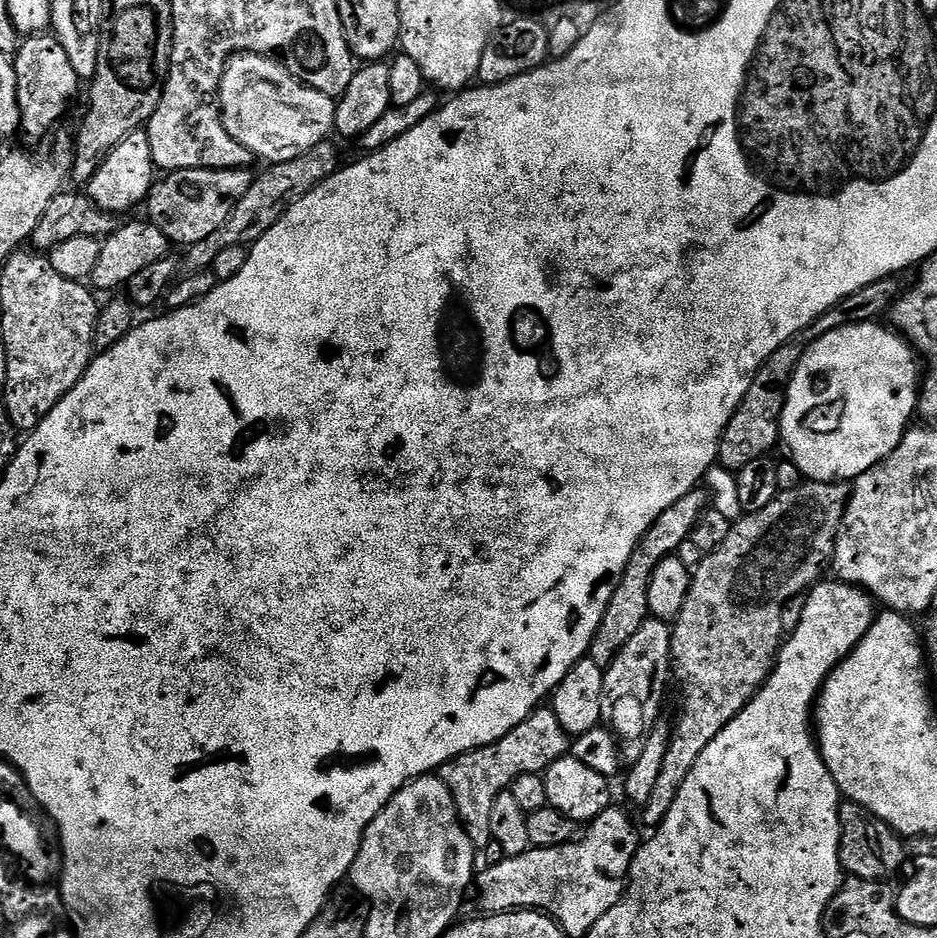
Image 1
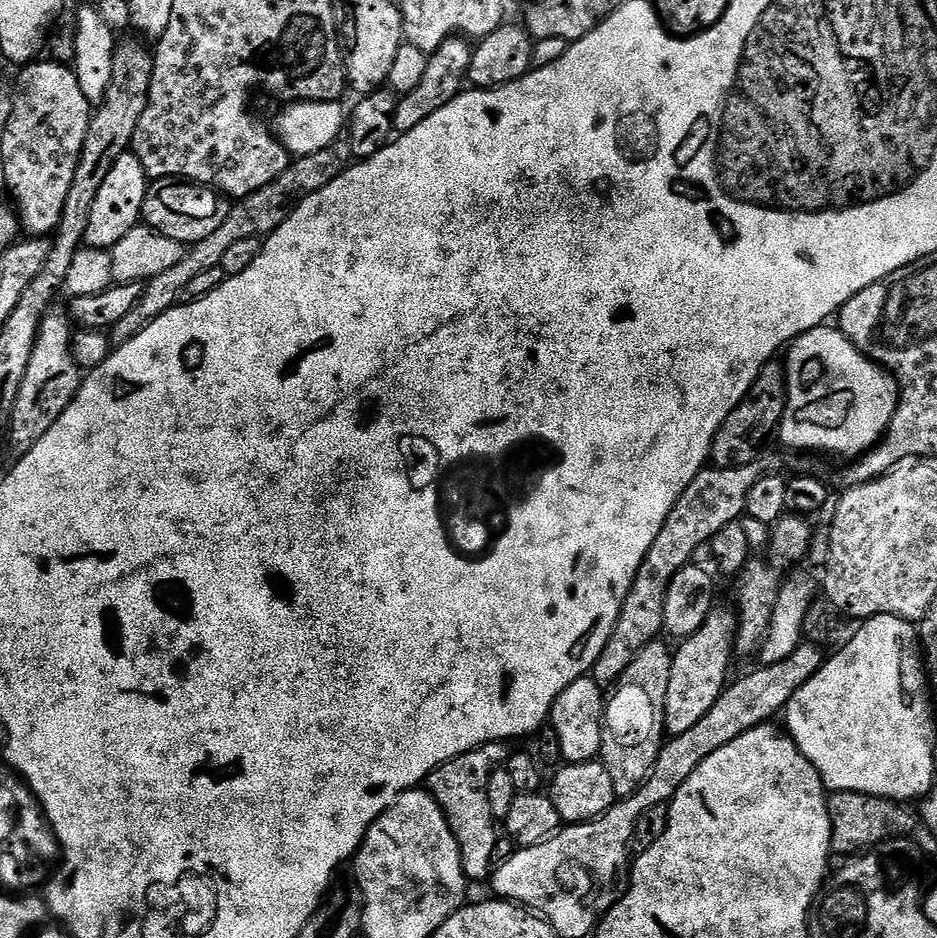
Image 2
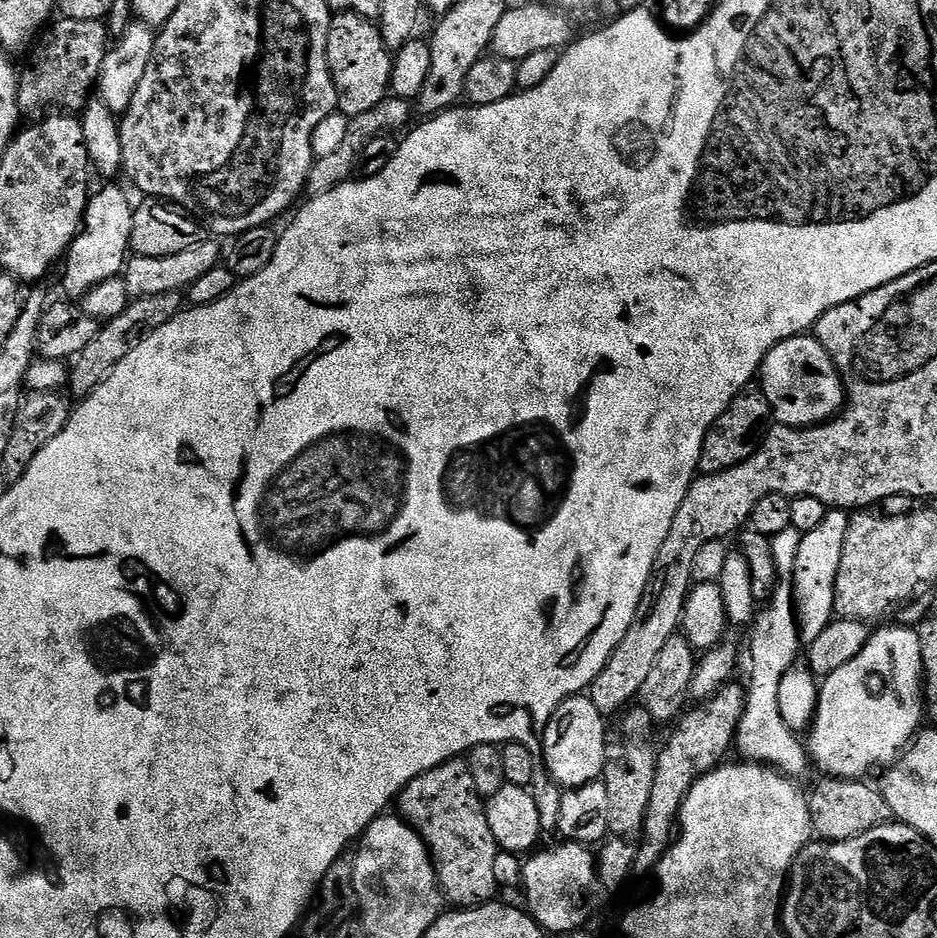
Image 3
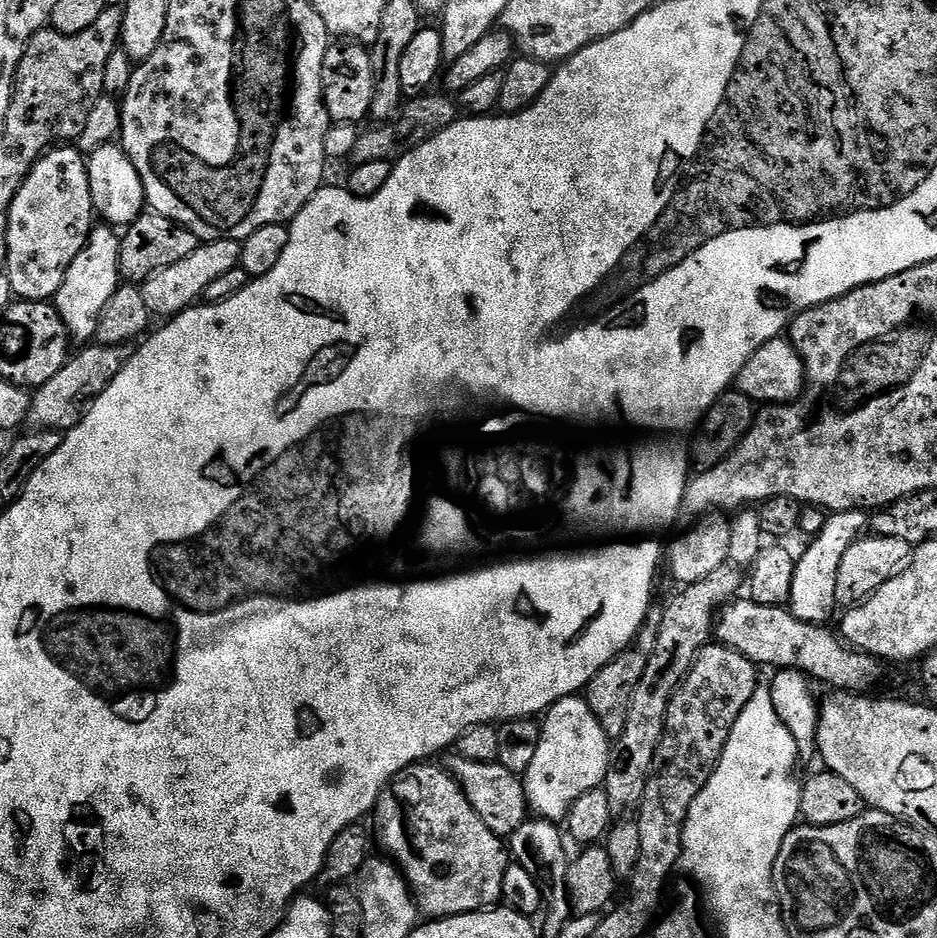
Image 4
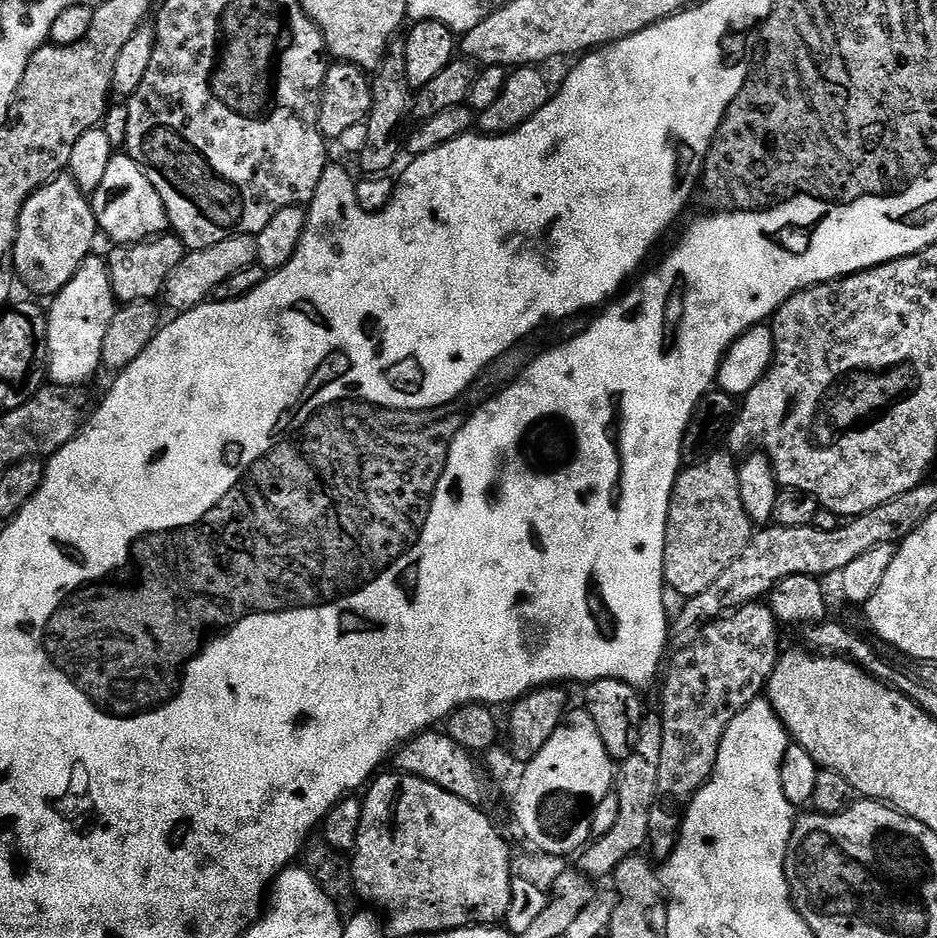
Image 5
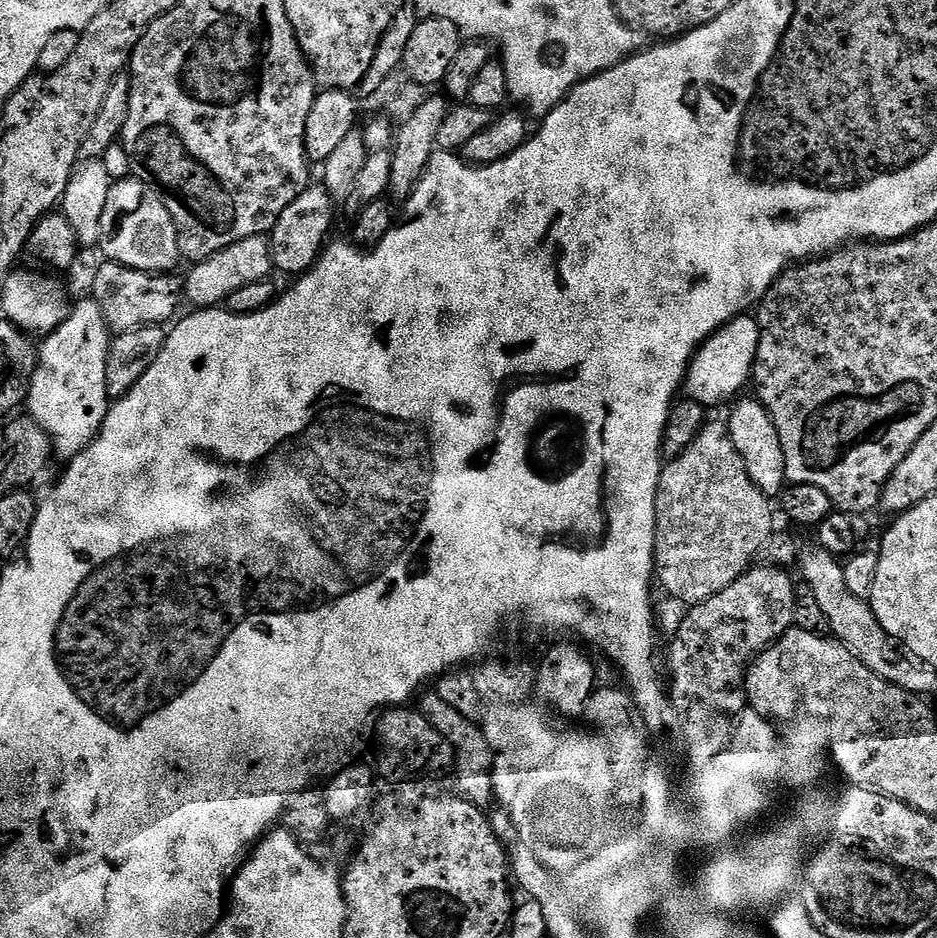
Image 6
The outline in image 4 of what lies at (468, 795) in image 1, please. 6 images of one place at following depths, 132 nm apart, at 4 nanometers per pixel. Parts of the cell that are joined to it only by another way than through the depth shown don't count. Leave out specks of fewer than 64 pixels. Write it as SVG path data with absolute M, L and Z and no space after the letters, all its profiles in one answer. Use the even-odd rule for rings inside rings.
M421 762L411 764L406 770L402 770L396 777L384 787L384 792L380 796L380 801L374 809L374 817L376 816L376 832L374 828L374 836L380 839L380 844L385 848L387 855L391 857L397 868L404 874L404 879L408 881L408 887L411 888L413 896L416 898L417 909L421 913L425 912L425 917L442 920L446 916L461 916L462 914L470 914L471 912L483 912L491 910L501 903L504 891L502 890L502 878L506 878L506 870L510 863L510 852L506 847L505 841L501 837L495 836L490 830L490 826L486 826L486 822L482 822L482 818L478 818L478 814L474 810L474 806L470 806L470 802L466 798L466 794L460 791L460 783L454 779L439 763Z

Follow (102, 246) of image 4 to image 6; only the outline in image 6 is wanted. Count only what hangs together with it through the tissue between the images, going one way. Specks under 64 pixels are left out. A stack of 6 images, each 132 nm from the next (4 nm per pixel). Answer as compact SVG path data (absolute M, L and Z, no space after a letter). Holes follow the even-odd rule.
M85 298L77 308L75 305L69 311L62 326L47 333L43 340L44 345L41 343L38 348L36 373L28 391L26 408L32 419L37 420L48 432L48 436L52 439L53 453L57 457L61 456L61 461L67 462L73 460L80 451L92 444L94 437L100 433L100 427L104 425L104 419L110 414L110 397L106 386L110 329L96 301Z

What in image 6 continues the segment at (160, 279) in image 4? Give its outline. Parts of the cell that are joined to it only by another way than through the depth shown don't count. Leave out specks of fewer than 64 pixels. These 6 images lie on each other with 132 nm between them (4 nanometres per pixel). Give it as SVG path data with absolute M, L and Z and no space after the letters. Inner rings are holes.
M264 236L242 238L242 242L234 242L218 254L210 254L210 258L197 260L184 280L184 294L187 303L197 309L215 308L223 305L234 294L234 290L242 290L242 286L250 286L250 282L269 279L273 275L272 245Z

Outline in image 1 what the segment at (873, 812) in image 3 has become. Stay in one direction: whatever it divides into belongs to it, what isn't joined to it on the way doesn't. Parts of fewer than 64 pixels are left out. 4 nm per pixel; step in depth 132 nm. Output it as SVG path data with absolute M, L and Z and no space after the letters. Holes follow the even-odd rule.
M844 802L840 805L840 867L849 877L858 880L891 881L891 876L909 863L904 849L905 837L895 832L882 818L861 804ZM905 863L905 864L904 864ZM904 864L904 865L903 865Z

